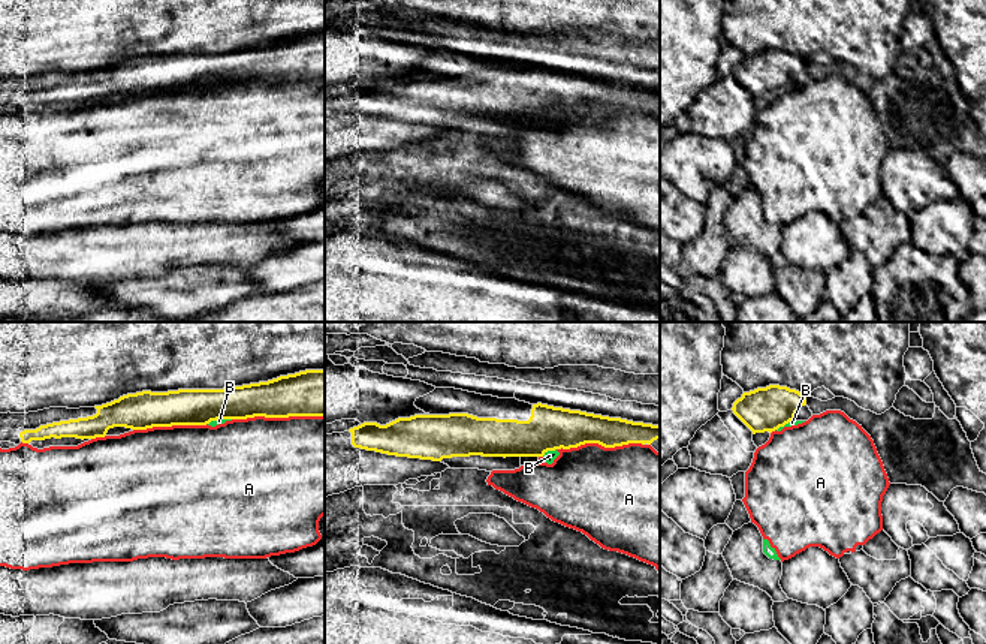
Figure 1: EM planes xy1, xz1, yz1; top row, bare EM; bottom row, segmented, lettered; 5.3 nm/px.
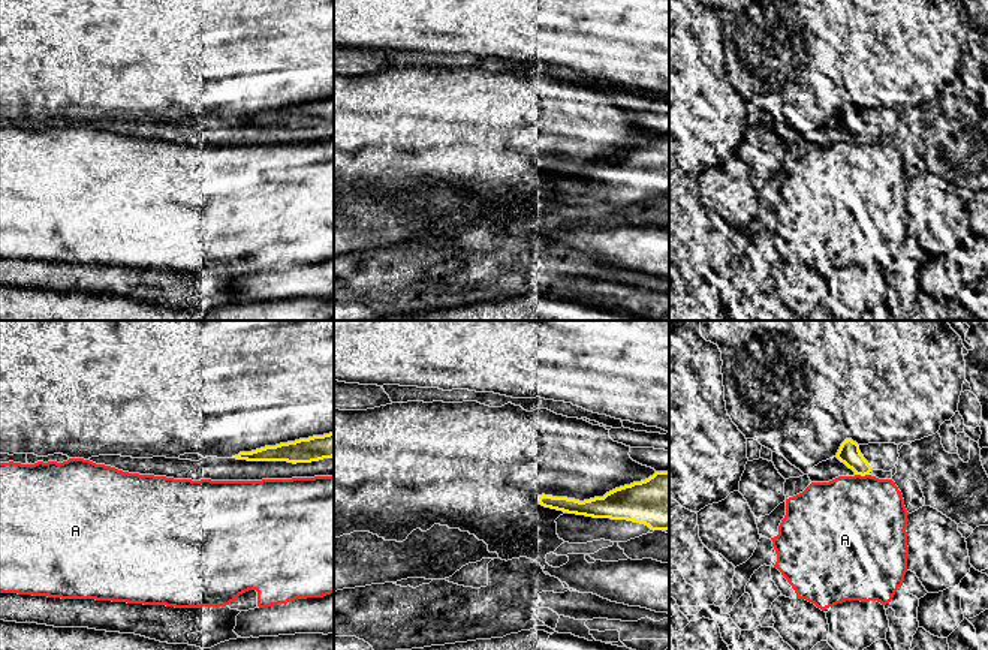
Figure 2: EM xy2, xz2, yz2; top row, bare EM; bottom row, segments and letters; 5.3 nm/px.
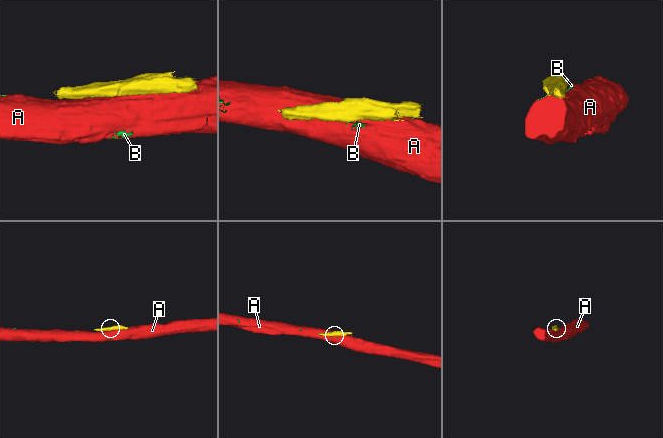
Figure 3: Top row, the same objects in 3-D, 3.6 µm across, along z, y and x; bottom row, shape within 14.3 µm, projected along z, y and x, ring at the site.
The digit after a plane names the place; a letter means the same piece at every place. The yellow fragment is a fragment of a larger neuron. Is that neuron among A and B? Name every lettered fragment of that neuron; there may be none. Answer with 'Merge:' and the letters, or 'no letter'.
Merge: no letter

